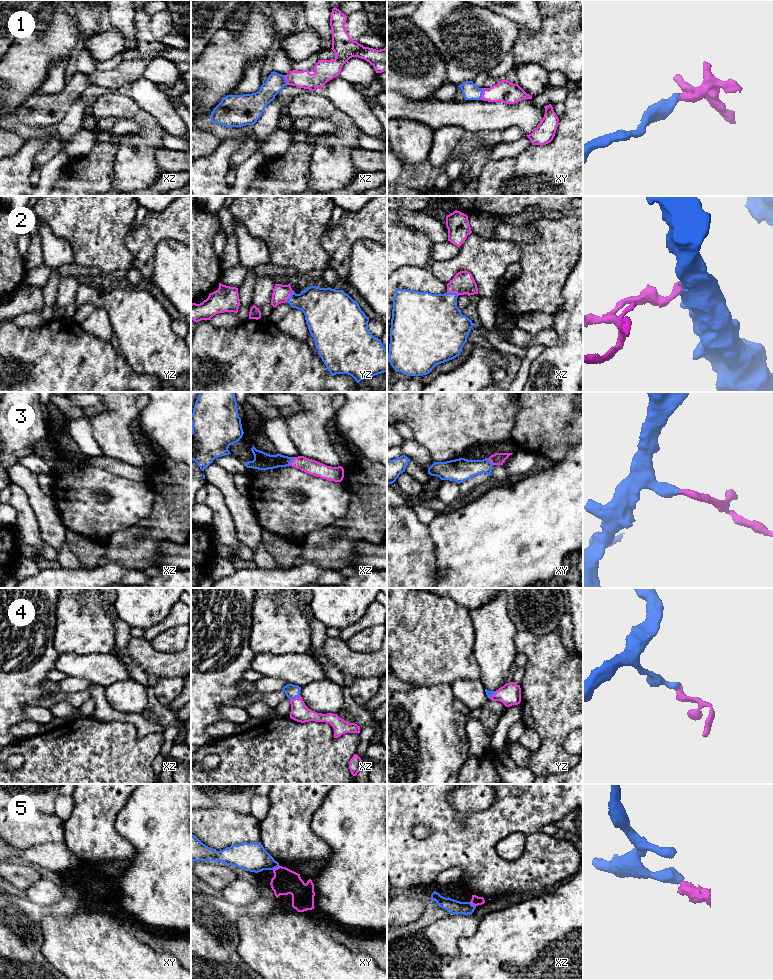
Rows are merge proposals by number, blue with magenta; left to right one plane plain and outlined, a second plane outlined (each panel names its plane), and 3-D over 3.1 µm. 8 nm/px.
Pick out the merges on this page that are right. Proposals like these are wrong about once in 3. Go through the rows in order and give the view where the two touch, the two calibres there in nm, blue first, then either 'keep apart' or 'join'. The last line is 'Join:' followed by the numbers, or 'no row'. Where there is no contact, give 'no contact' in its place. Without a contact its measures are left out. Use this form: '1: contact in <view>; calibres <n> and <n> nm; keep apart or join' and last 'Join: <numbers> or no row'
1: contact in xy; calibres 130 and 180 nm; join
2: contact in xz; calibres 400 and 180 nm; join
3: contact in xz; calibres 140 and 120 nm; join
4: contact in xz; calibres 110 and 150 nm; join
5: contact in xy; calibres 220 and 200 nm; keep apart
Join: 1, 2, 3, 4

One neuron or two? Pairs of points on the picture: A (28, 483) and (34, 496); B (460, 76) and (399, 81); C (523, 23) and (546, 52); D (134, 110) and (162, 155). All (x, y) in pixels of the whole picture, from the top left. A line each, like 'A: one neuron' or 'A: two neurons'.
A: one neuron
B: two neurons
C: two neurons
D: two neurons

